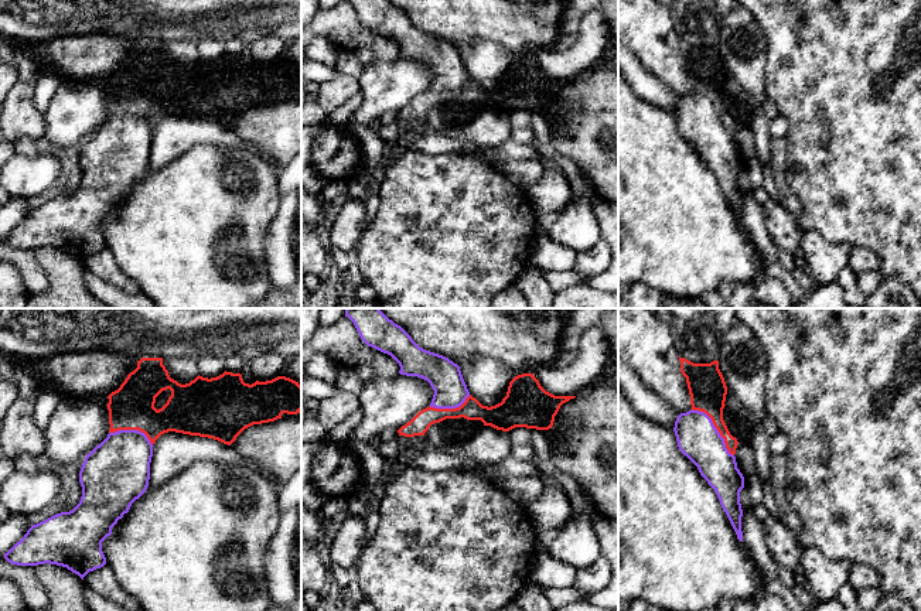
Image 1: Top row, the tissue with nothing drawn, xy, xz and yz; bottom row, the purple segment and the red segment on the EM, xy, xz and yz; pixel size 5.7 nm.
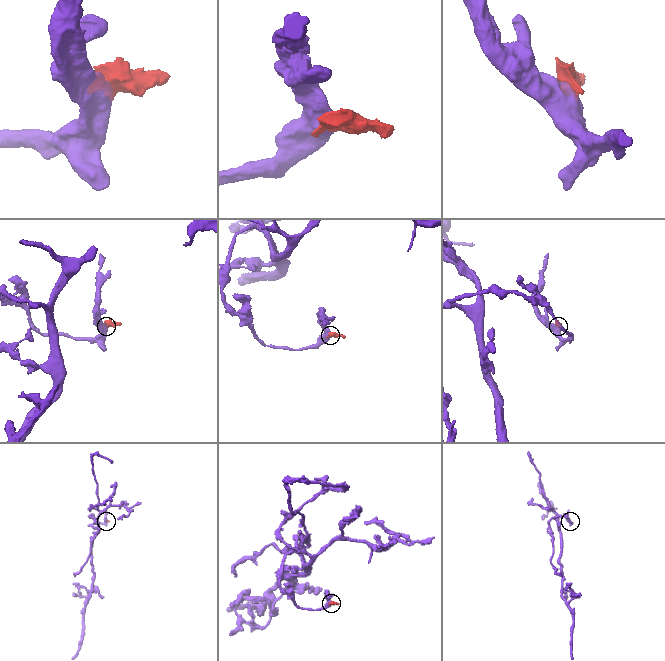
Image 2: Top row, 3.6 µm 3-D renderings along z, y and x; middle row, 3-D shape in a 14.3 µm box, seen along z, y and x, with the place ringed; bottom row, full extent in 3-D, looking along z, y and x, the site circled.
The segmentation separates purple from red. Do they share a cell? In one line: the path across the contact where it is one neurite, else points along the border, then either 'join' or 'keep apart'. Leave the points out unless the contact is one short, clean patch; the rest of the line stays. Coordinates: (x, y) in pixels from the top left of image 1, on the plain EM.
way yz (698, 122), (709, 119), (716, 112), (708, 99), (708, 72); join

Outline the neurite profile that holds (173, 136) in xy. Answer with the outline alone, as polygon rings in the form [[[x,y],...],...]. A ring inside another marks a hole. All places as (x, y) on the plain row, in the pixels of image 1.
[[[175,115],[161,117],[153,127],[149,168],[161,168],[197,144],[249,151],[269,161],[277,173],[280,170],[263,149],[242,141],[231,129],[214,122]]]

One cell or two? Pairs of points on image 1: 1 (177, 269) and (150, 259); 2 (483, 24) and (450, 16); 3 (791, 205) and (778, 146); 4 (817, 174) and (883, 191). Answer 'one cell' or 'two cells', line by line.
1: one cell
2: one cell
3: one cell
4: one cell

